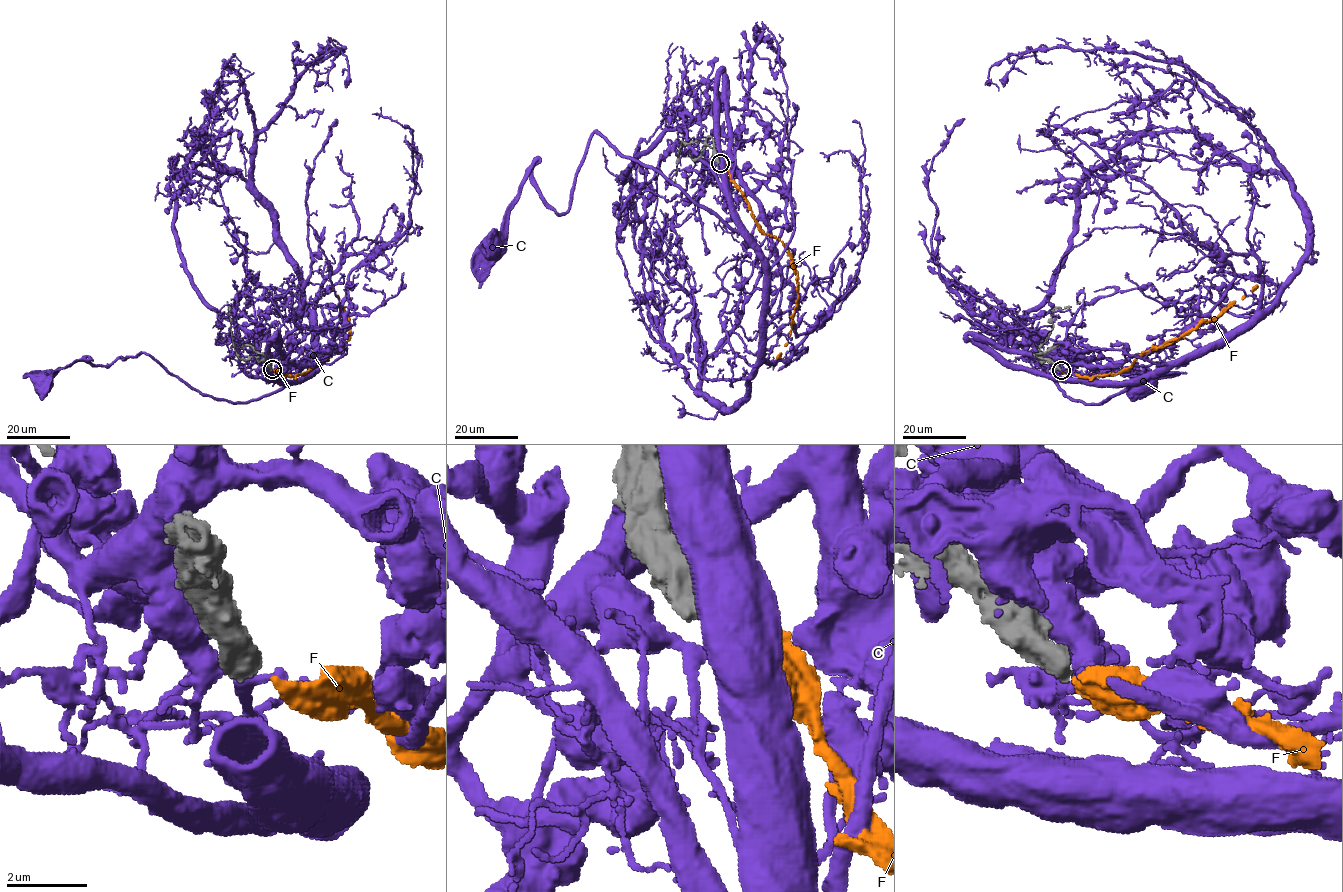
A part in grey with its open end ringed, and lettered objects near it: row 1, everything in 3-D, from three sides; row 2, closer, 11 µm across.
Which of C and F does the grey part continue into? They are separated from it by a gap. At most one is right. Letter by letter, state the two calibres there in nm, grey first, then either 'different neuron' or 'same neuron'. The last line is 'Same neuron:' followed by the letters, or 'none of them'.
C: 600/240 nm | different neuron
F: 600/380 nm | same neuron
Same neuron: F

